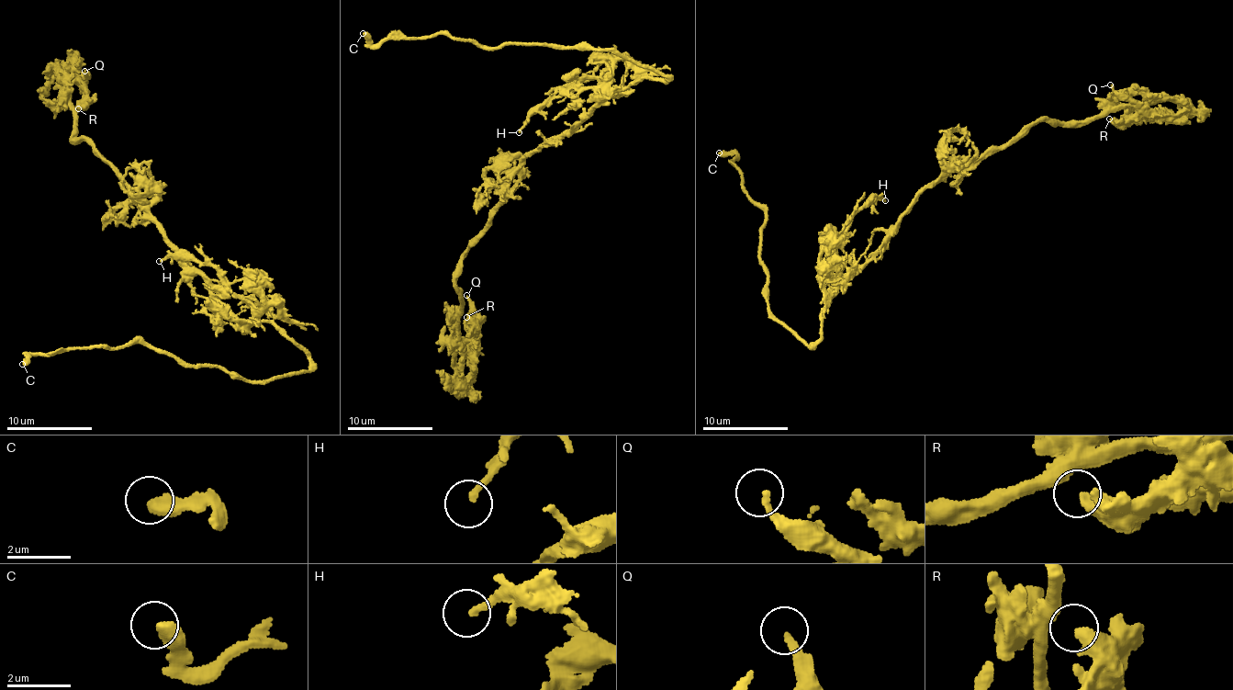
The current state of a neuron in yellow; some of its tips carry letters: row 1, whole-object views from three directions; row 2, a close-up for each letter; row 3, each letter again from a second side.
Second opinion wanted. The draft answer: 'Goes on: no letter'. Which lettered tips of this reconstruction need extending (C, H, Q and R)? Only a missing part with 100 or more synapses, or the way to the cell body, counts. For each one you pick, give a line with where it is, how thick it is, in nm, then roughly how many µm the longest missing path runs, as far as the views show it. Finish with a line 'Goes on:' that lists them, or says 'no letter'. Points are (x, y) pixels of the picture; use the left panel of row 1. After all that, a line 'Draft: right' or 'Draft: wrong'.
C: (22, 364) | 440 nm | 3 µm
Goes on: C
Draft: wrong

